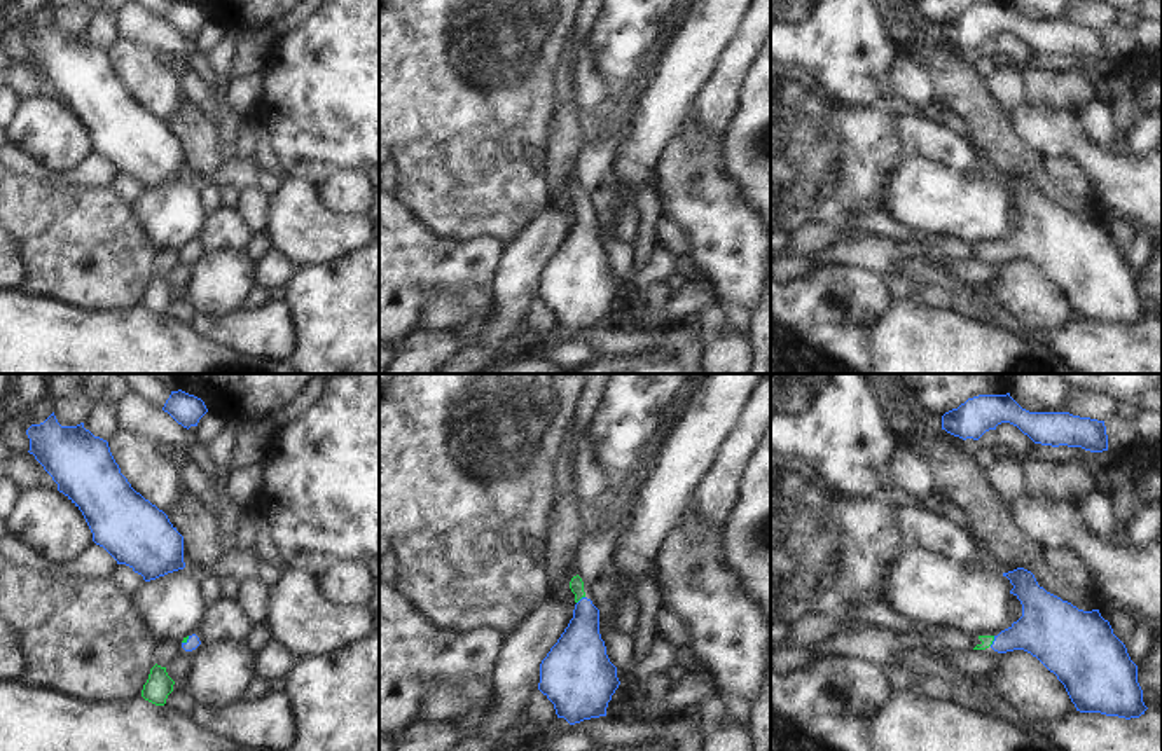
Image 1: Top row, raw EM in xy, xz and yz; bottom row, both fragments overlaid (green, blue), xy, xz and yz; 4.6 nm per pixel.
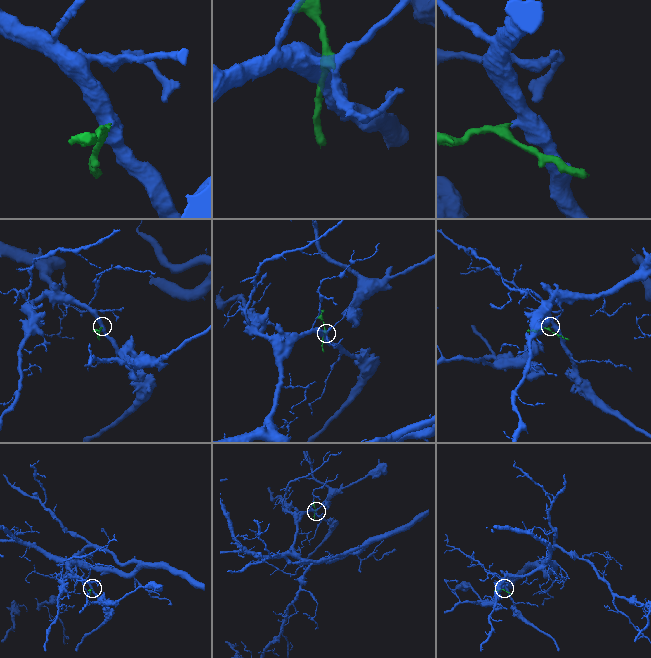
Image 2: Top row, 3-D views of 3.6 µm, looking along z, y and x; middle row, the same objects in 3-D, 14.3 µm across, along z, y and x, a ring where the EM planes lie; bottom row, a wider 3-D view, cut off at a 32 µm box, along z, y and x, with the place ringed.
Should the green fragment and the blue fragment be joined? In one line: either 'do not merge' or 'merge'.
merge

